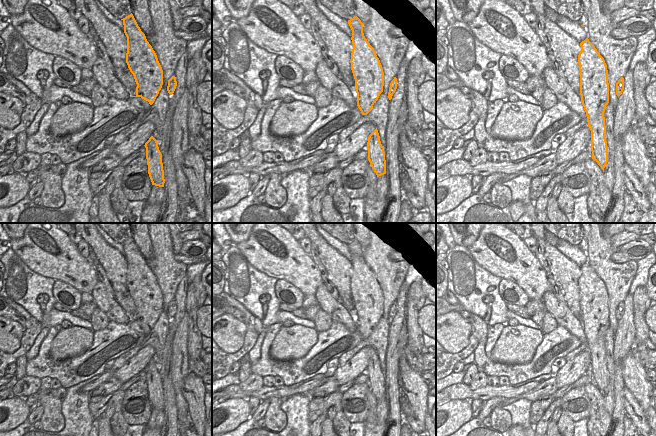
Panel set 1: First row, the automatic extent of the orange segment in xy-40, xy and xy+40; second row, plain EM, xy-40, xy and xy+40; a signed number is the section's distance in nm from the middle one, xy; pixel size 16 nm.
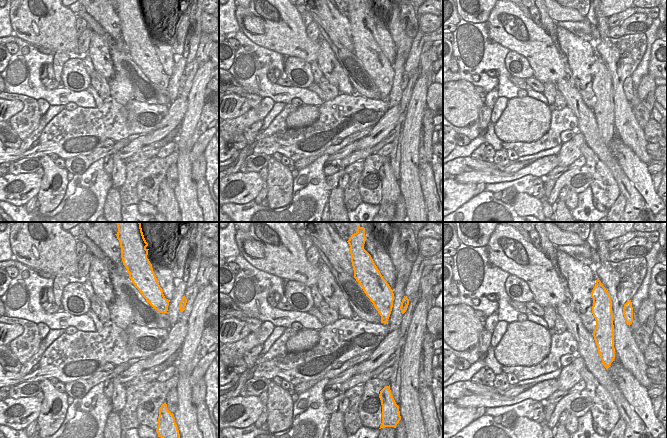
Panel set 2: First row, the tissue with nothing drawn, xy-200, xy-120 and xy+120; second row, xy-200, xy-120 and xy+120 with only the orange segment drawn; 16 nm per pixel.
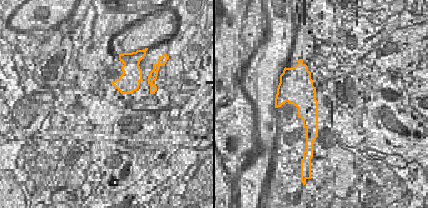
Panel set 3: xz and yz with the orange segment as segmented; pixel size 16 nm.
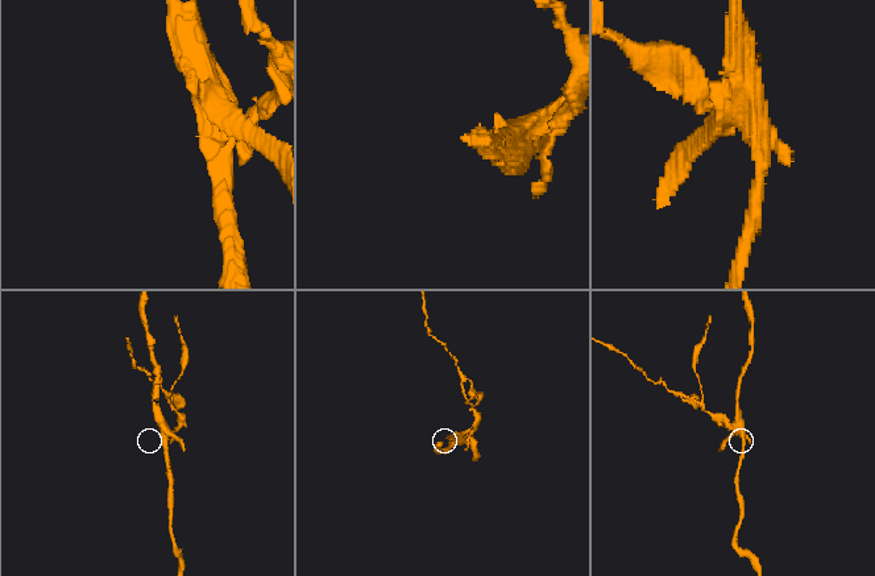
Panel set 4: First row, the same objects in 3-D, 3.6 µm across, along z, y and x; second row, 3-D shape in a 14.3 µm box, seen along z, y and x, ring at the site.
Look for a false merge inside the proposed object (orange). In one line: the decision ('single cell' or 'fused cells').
fused cells

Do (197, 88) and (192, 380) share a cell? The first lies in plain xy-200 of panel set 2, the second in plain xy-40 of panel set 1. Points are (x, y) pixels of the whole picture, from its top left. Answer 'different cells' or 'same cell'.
different cells

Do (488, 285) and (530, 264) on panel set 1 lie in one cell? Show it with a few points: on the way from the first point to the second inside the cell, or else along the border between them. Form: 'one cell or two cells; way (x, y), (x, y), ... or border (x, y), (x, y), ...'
two cells; border (481, 266), (502, 278)

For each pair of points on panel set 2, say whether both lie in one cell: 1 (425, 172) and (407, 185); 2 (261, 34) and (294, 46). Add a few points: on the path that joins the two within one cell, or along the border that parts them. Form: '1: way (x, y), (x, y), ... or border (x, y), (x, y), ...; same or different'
1: border (418, 164), (418, 178), (424, 200); different
2: way (269, 34), (282, 34), (286, 38); same

